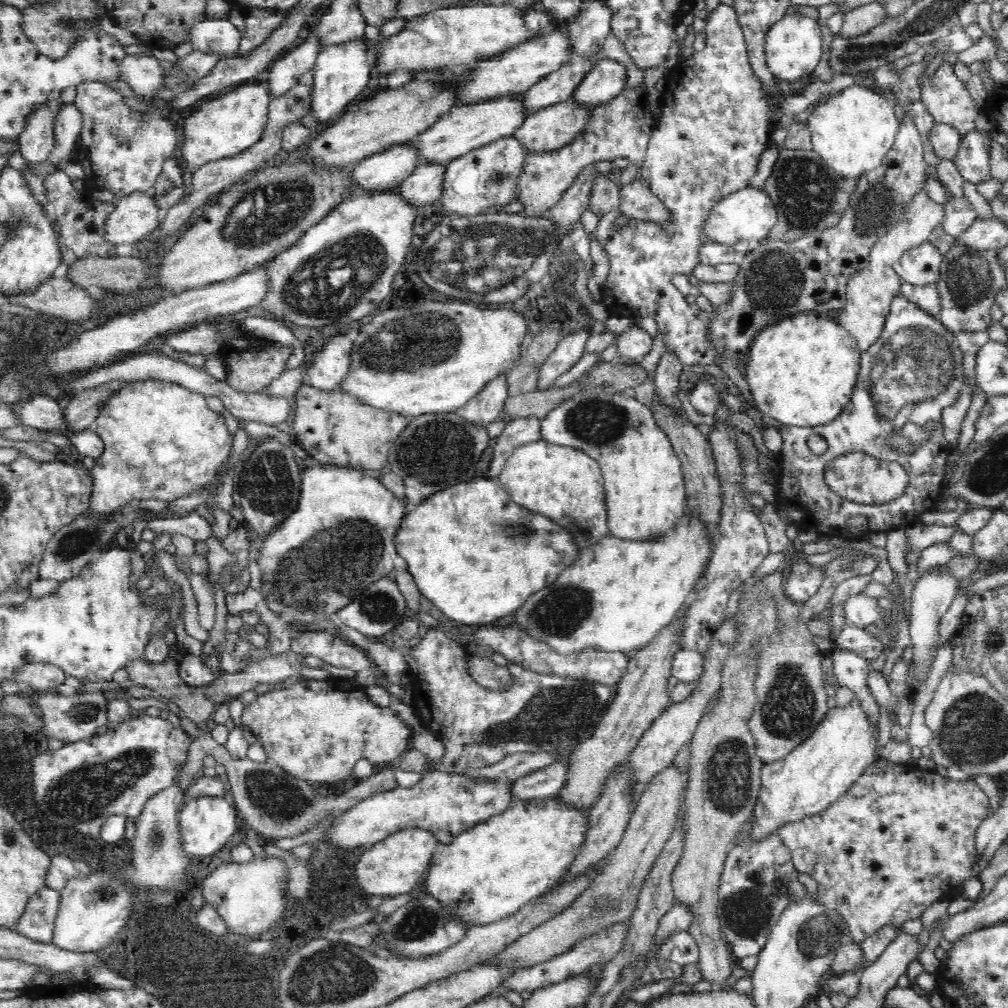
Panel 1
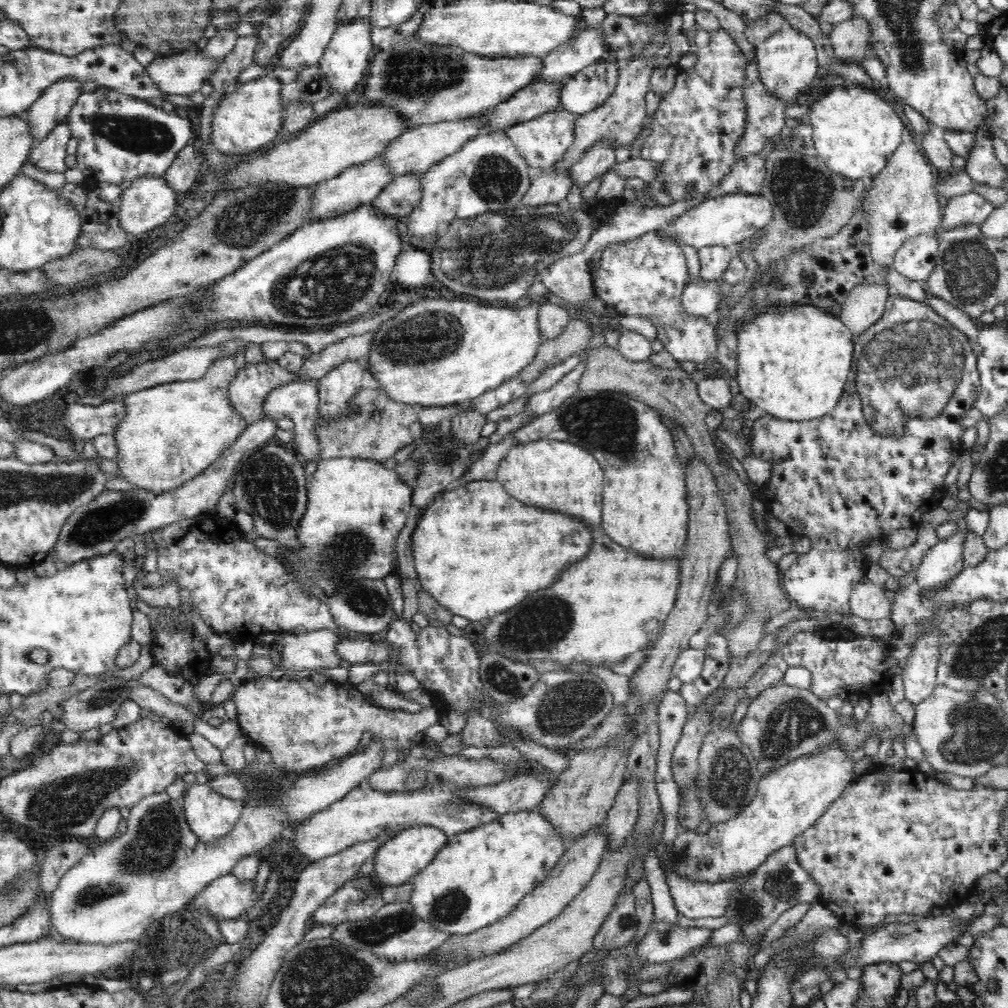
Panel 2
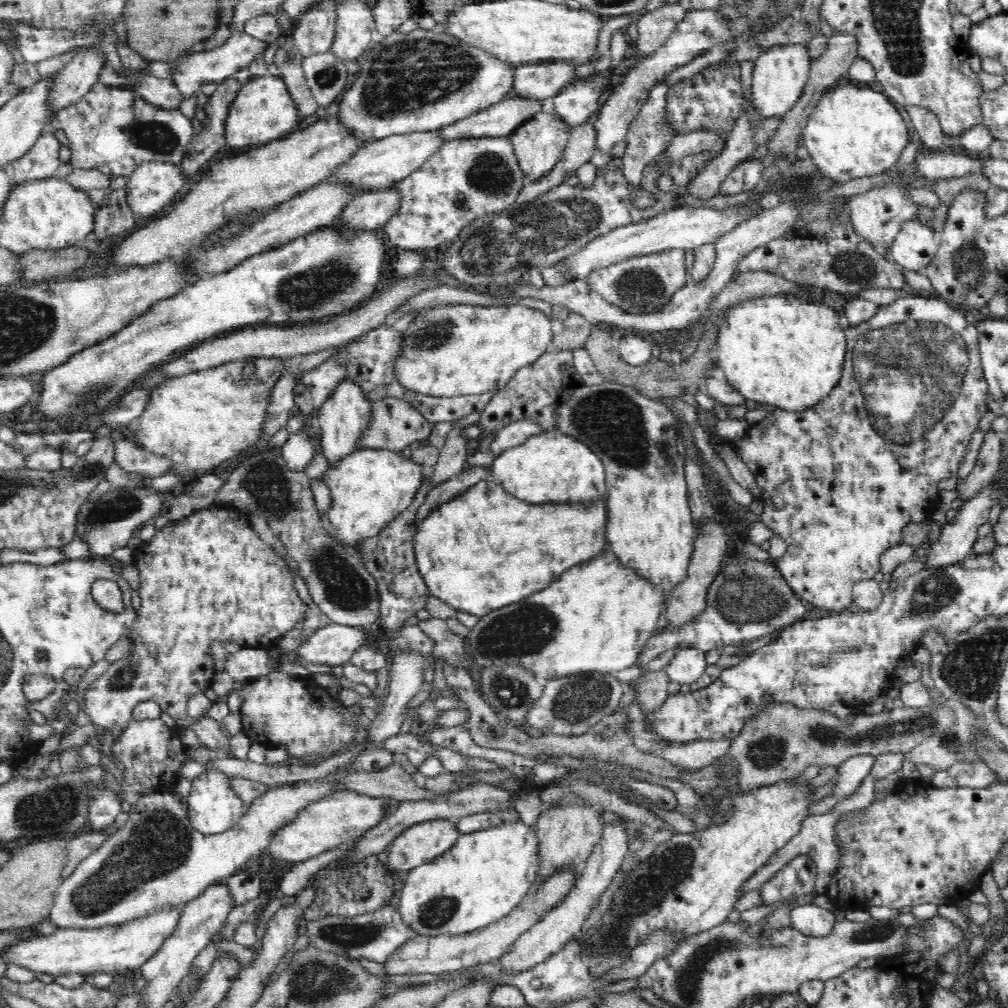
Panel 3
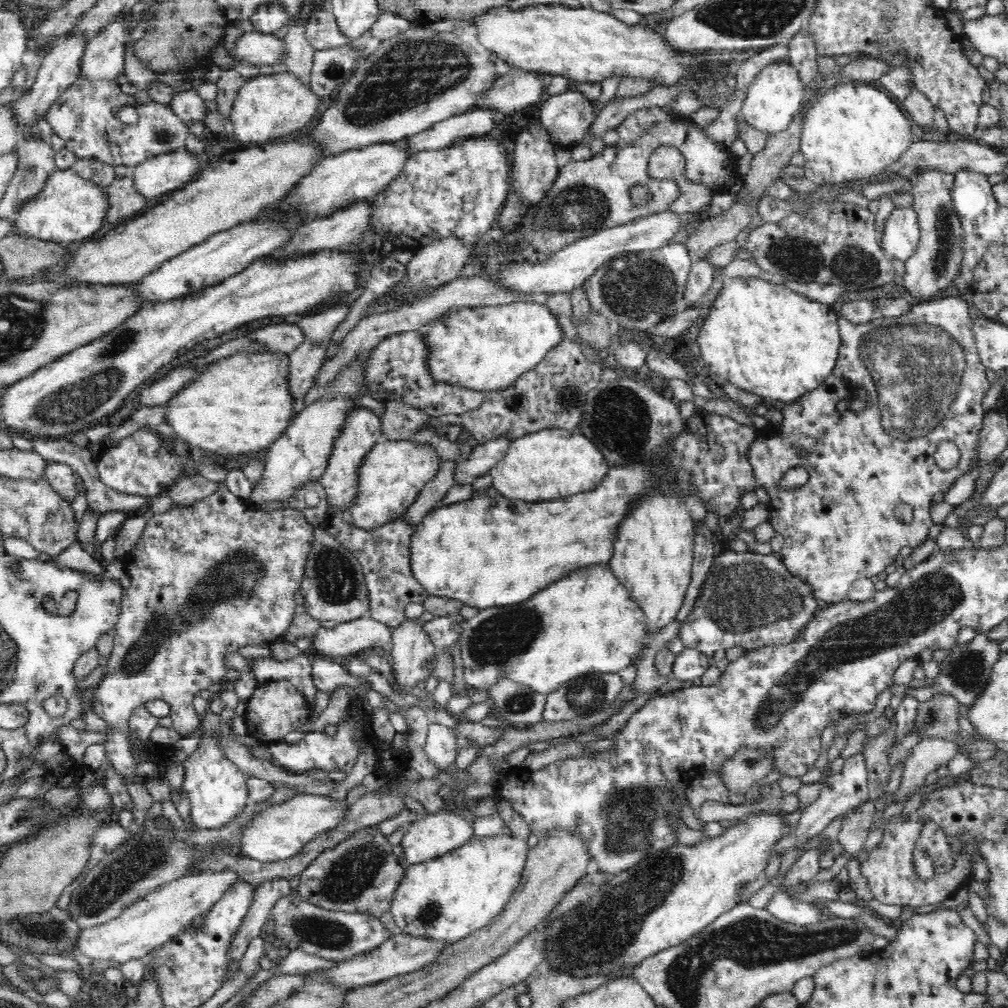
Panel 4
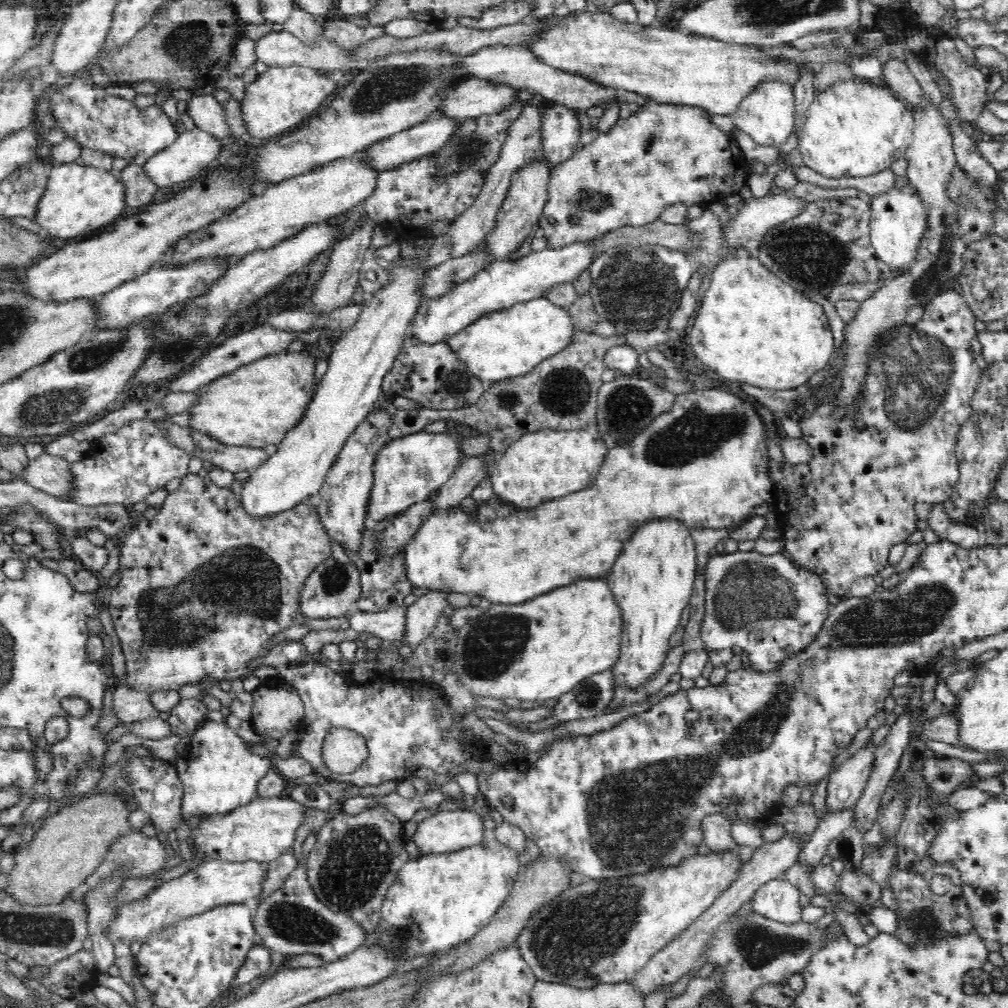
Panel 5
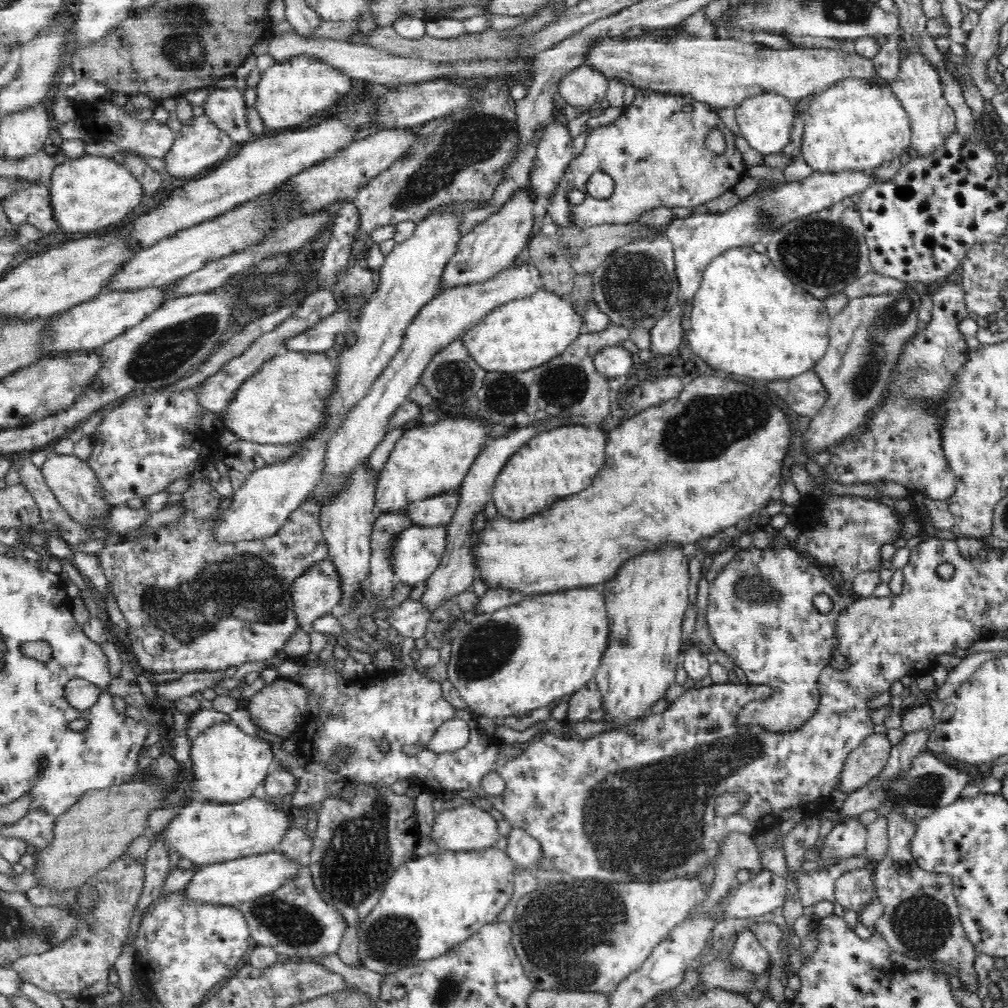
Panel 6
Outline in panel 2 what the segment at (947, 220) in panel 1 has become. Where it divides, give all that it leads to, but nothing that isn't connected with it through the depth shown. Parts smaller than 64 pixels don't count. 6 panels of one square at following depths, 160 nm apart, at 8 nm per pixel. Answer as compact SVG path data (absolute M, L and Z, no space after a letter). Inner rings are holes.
M966 192L946 202L942 212L941 226L944 230L963 225L964 223L981 224L997 208L974 192Z

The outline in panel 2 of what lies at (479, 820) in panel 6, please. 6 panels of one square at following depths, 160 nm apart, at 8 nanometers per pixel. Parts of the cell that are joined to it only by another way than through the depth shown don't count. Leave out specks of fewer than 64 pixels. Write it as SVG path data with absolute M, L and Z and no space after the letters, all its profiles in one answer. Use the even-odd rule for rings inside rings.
M418 825L402 828L388 840L384 841L374 856L374 878L385 886L400 886L418 874L448 844L449 836L432 825Z

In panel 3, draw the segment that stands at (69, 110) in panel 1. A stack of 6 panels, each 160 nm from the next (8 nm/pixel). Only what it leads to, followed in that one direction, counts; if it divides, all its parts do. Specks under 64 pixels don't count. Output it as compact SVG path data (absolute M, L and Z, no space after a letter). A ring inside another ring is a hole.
M44 132L24 156L18 156L18 160L12 162L13 187L54 176L61 164L60 146L61 143L54 134Z

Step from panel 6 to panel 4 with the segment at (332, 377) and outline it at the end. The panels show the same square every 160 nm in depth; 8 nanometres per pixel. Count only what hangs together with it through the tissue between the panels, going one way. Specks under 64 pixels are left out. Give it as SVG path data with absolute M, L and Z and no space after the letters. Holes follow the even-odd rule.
M238 352L214 361L166 406L166 422L192 448L218 456L256 452L282 436L294 418L288 353Z

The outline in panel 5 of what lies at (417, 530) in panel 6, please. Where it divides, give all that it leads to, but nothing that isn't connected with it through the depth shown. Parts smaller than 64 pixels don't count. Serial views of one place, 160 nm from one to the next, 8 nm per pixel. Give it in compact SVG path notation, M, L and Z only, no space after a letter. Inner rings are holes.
M716 387L712 388L694 388L692 390L688 390L688 392L684 392L684 394L680 394L675 398L674 406L670 412L664 412L662 414L656 415L640 432L634 433L632 438L628 438L628 440L622 440L618 446L614 446L614 448L610 448L608 452L606 452L606 460L604 460L604 464L602 464L602 470L600 470L600 474L598 474L598 478L596 478L596 482L592 484L592 488L586 488L586 490L582 490L582 492L574 492L574 494L570 494L570 496L562 496L562 498L558 498L558 500L552 500L552 502L546 502L546 504L542 504L542 506L538 506L538 508L534 508L534 510L518 510L518 508L506 508L506 504L502 504L502 500L498 500L498 498L490 498L487 503L482 503L477 506L477 510L473 513L476 514L474 518L473 515L466 514L461 508L458 510L454 510L454 512L432 512L432 514L428 517L428 520L420 526L418 532L415 532L409 543L406 544L406 548L404 549L403 555L403 569L406 573L407 579L410 581L410 584L414 588L429 588L432 590L436 589L448 589L450 592L461 592L461 593L471 593L474 596L486 596L488 600L483 600L484 602L489 602L493 604L520 604L520 602L524 602L524 600L530 600L530 598L534 598L534 596L540 596L540 594L544 594L544 592L550 592L550 590L554 590L554 588L562 588L562 586L568 586L568 584L572 584L572 582L578 582L578 580L582 579L606 579L609 575L610 569L614 566L616 560L618 560L618 556L622 554L622 548L624 548L624 544L628 542L628 538L632 538L634 534L636 534L636 530L638 528L642 528L644 524L648 524L648 522L654 522L654 520L666 520L672 519L677 520L682 524L683 527L688 532L694 530L694 528L727 528L729 530L735 529L738 525L742 525L746 520L748 520L751 516L754 515L754 508L756 506L762 506L765 503L773 503L774 501L774 479L772 473L770 473L770 462L773 460L770 459L770 454L768 454L768 440L773 437L774 430L768 432L768 428L766 428L766 424L764 424L764 420L762 420L762 416L760 416L760 412L754 408L754 404L752 402L748 402L748 398L744 400L742 396L736 396L736 394L732 394L732 392L726 391L726 389L720 389ZM486 504L490 504L490 510L486 510L484 506ZM482 512L488 512L486 516L482 514ZM612 540L614 540L614 550L612 550Z

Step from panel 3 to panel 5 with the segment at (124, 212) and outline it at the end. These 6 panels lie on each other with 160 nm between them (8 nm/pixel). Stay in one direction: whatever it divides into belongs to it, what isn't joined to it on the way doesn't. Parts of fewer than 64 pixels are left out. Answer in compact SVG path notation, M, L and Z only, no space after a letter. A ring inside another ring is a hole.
M132 164L122 170L121 180L127 187L127 207L142 207L151 204L160 192L152 177L146 173L144 167Z

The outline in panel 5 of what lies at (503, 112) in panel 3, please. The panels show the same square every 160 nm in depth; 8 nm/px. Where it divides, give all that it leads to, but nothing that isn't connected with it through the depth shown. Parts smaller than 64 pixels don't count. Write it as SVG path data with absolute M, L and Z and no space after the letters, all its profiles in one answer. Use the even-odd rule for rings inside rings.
M430 117L424 120L422 124L416 124L412 128L403 129L402 132L396 132L392 136L380 140L378 144L372 144L370 148L358 154L362 156L362 164L376 172L376 175L385 171L392 171L402 167L412 161L422 159L442 148L454 134L454 130L458 128L460 121L448 119L446 117L438 118Z

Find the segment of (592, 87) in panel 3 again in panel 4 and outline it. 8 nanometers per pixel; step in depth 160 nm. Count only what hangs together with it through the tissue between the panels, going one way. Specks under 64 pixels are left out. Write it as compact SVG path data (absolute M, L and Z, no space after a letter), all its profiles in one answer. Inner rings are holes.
M581 91L552 95L540 107L540 126L563 149L572 149L585 139L596 118L594 102Z

